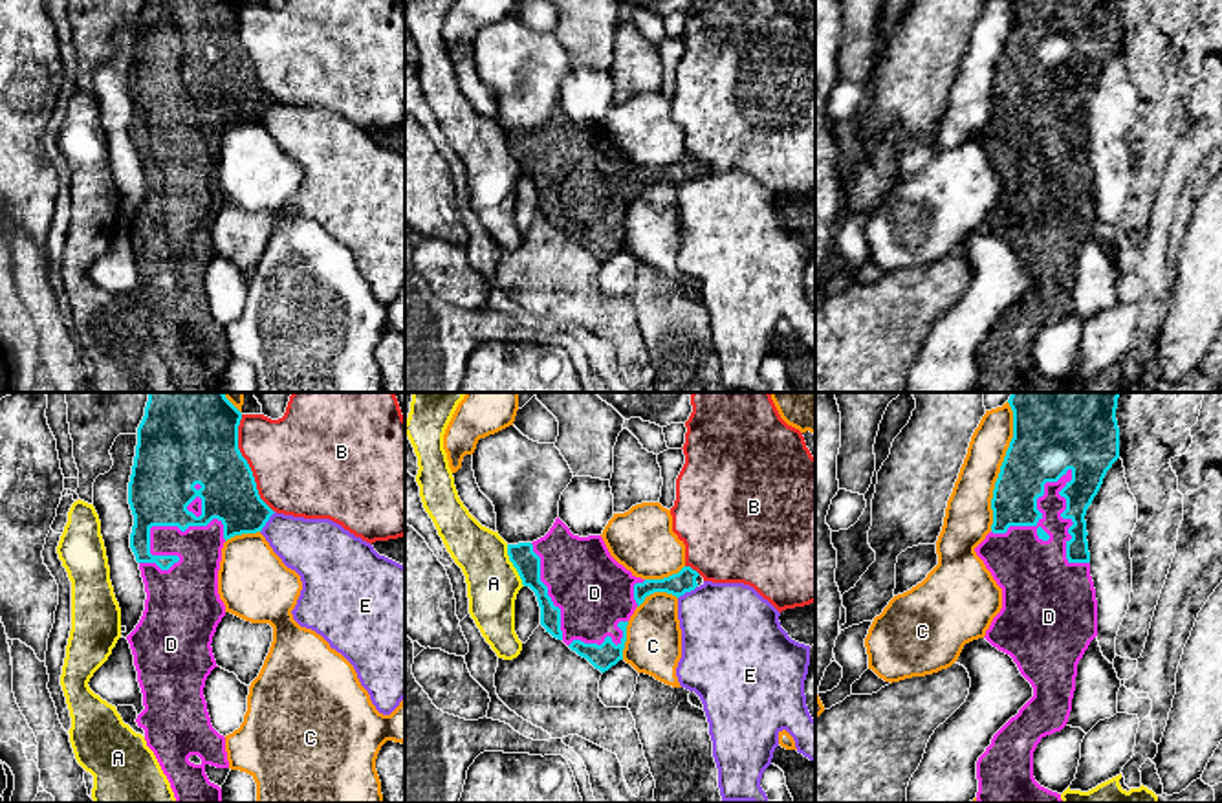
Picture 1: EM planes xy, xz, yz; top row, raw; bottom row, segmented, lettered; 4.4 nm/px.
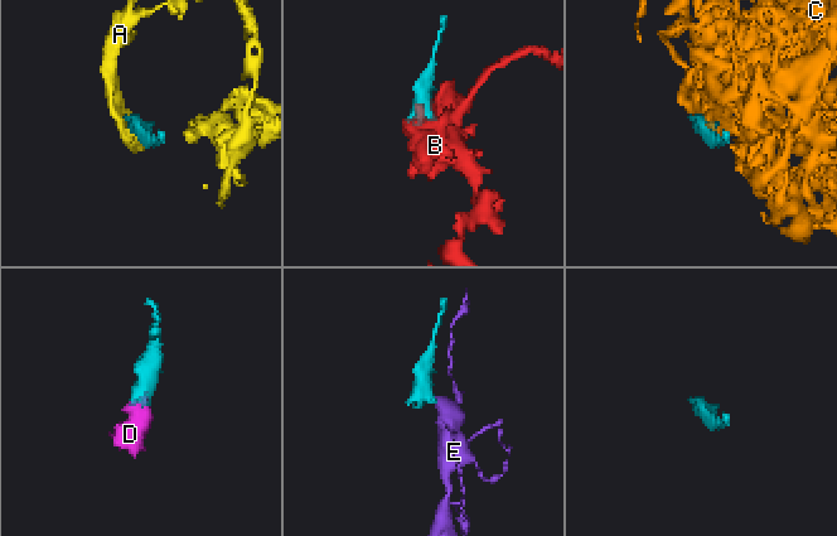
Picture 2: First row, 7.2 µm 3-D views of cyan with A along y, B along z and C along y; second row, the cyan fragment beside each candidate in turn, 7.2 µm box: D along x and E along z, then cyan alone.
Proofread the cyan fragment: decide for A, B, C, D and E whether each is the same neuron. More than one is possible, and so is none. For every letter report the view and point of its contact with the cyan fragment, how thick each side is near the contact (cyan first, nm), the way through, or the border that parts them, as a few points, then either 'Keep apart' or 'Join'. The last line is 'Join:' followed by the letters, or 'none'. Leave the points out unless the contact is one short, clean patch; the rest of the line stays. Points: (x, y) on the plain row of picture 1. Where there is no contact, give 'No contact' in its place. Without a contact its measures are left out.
A: Touches cyan at xz (513, 154). Thickness 110 nm (cyan) against 220 nm. Boundary: xz (506, 134), (506, 143), (524, 175). Keep apart
B: Touches cyan at xy (248, 54). Thickness 320 nm (cyan) against 460 nm. Keep apart
C: Touches cyan at yz (1001, 61). Thickness 300 nm (cyan) against 200 nm. Keep apart
D: Touches cyan at yz (1072, 63). Thickness 300 nm (cyan) against 110 nm. Join
E: Touches cyan at xy (266, 110). Thickness 240 nm (cyan) against 280 nm. Boundary: xy (275, 101), (261, 121). Keep apart
Join: D

